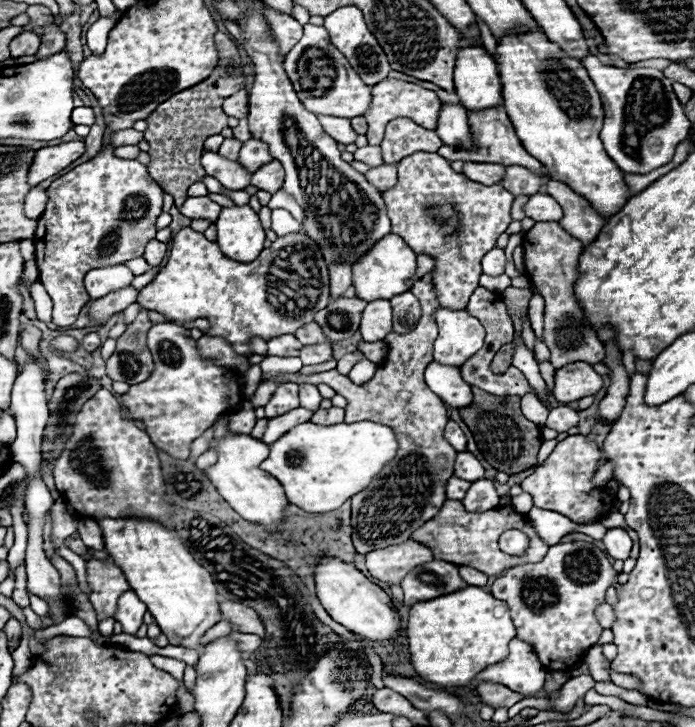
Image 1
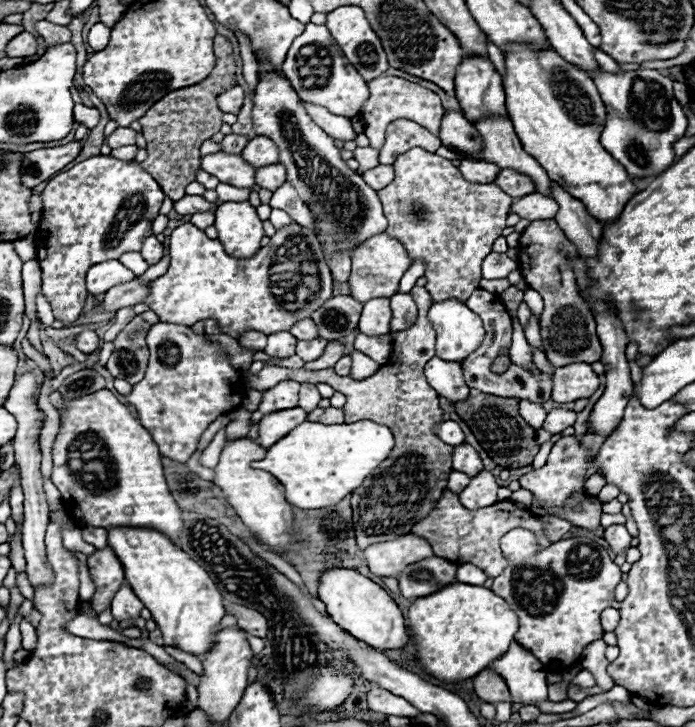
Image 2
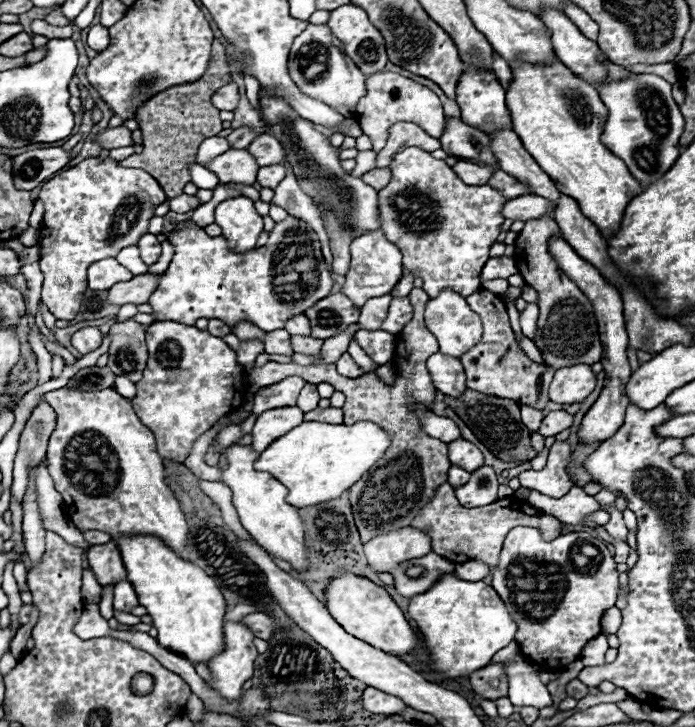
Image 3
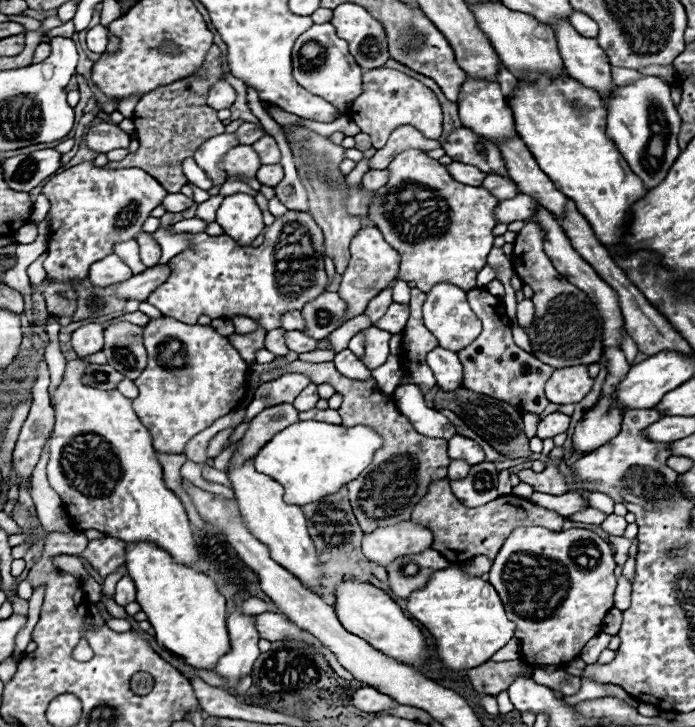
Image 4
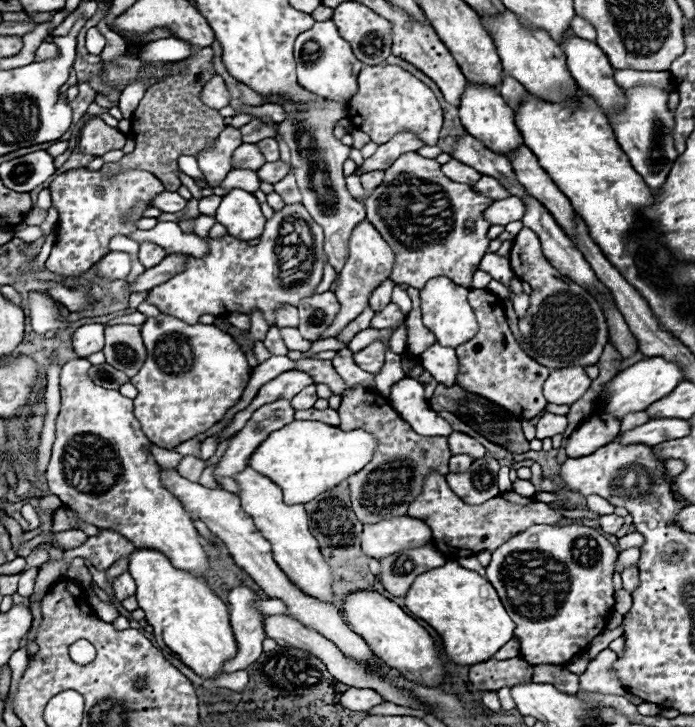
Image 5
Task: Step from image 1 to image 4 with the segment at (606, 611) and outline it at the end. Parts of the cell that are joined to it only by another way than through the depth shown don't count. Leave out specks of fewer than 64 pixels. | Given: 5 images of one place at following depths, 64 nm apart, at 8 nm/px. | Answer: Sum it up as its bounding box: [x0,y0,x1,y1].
[604,608,622,634]

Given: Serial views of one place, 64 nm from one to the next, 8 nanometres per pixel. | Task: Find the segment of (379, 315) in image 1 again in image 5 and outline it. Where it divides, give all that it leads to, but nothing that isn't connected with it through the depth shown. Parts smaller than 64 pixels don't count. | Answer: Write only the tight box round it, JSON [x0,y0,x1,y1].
[370,280,394,312]

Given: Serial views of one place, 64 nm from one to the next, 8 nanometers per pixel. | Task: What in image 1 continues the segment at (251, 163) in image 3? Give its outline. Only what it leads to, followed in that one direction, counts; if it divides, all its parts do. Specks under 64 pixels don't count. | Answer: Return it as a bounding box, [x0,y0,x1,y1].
[202,152,250,190]

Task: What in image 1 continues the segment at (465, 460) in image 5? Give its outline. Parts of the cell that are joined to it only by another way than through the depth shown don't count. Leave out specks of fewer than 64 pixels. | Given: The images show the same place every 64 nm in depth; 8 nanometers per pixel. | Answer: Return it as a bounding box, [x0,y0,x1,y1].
[448,476,470,500]

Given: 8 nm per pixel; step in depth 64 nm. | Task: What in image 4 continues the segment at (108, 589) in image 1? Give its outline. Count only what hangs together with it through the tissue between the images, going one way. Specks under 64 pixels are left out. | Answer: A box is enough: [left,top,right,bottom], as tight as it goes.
[80,536,126,578]

